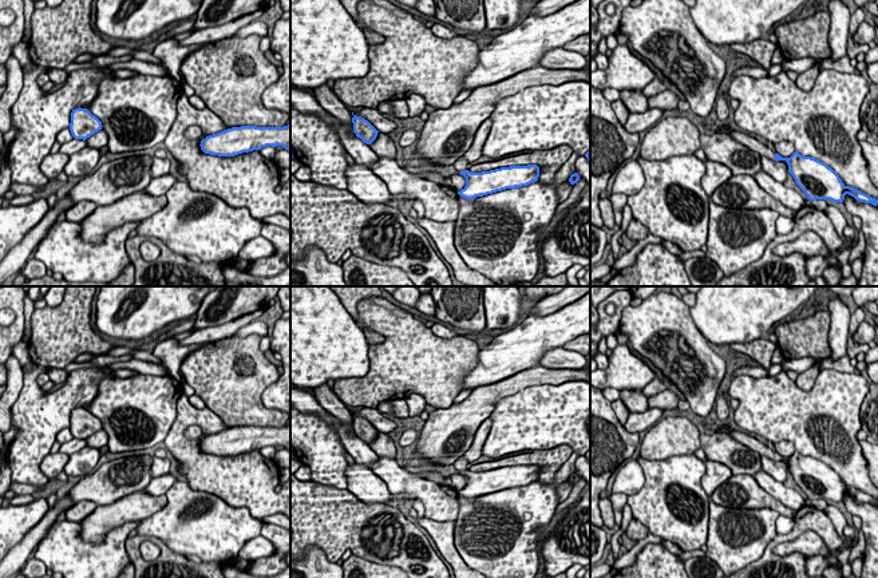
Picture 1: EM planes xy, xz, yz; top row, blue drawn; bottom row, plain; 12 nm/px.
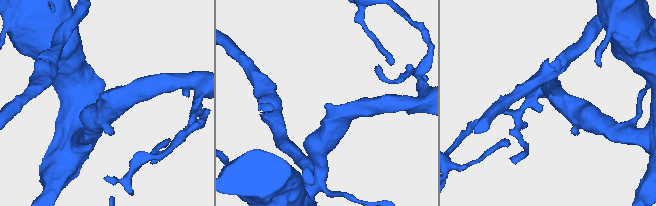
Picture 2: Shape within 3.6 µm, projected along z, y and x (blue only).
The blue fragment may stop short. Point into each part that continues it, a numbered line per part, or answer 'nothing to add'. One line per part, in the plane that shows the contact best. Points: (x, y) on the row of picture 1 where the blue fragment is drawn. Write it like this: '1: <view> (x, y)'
1: xz (461, 165)

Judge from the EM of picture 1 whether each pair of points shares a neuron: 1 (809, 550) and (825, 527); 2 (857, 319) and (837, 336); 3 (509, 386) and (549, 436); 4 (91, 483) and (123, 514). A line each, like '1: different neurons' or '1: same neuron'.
1: different neurons
2: different neurons
3: different neurons
4: different neurons

